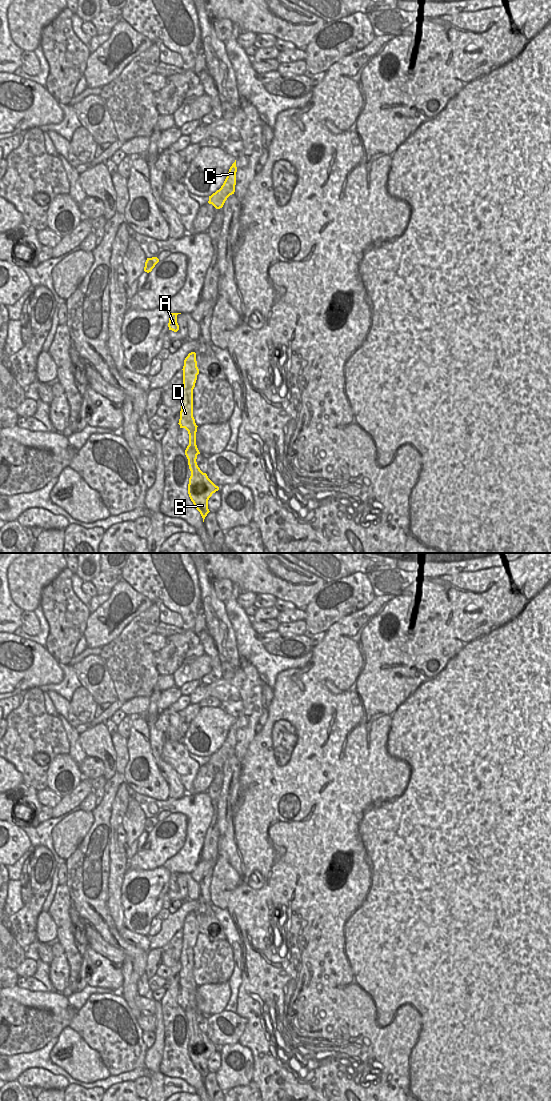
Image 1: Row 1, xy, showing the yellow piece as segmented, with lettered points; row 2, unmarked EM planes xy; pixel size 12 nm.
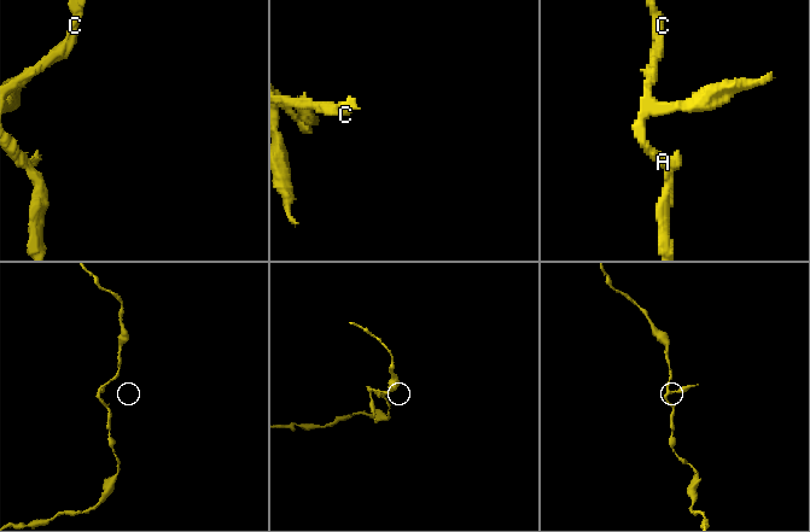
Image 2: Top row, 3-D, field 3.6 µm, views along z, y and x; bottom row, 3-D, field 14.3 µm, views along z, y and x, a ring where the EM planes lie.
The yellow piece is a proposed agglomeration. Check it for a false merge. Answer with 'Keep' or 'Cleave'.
Keep

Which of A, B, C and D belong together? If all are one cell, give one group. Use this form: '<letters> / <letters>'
A B C D

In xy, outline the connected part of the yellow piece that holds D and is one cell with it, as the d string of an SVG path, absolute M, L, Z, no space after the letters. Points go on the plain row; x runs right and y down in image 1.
M191 912L184 920L183 926L183 947L181 949L181 971L179 985L180 988L185 988L189 994L189 1005L185 1010L185 1015L188 1019L191 1036L188 1044L188 1054L195 1068L200 1072L203 1082L207 1074L208 1060L213 1053L219 1050L197 1025L197 1015L200 1014L196 1005L197 985L193 977L193 949L199 934L197 927L196 913Z

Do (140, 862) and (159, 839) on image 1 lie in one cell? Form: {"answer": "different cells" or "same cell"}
{"answer": "same cell"}

